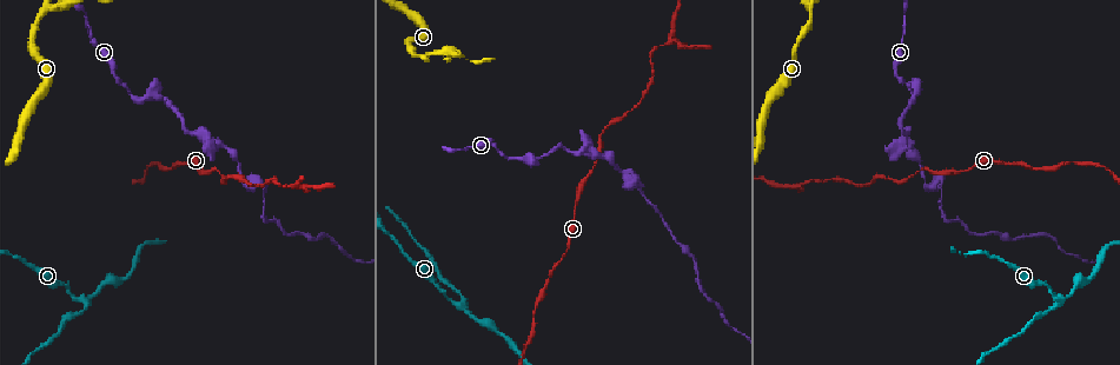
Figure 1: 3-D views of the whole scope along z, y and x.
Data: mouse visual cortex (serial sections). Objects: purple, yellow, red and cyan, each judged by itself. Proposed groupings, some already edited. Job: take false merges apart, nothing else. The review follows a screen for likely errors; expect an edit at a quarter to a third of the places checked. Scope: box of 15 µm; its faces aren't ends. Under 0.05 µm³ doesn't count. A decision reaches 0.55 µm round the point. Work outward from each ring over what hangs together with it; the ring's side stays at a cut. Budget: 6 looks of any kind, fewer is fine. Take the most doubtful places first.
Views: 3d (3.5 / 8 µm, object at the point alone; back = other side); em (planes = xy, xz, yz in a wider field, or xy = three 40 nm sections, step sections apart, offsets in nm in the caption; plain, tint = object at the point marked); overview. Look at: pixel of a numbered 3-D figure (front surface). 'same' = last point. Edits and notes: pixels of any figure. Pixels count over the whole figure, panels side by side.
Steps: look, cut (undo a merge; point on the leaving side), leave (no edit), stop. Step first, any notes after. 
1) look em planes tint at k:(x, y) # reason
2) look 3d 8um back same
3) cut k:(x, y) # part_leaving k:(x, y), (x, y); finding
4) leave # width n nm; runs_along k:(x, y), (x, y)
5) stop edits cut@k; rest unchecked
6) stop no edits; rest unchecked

look 3d 3.5um back at 1:(811, 19) # arms run side by side

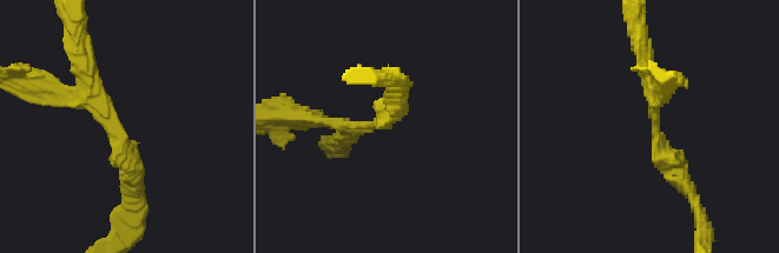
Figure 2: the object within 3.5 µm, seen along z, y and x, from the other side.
look em xy step 5 tint at 2:(656, 123) # arms 3; arm_widths 150, 200, 300 nm

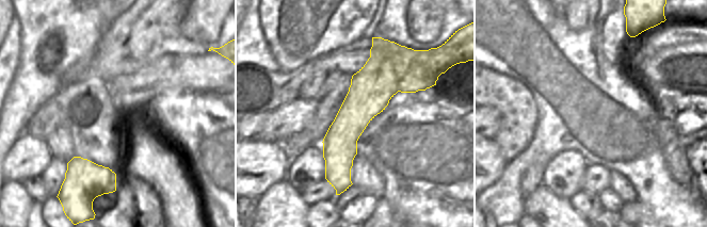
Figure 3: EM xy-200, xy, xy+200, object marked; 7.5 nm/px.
leave # runs_along 3:(376, 48), (341, 184); continuous, no second cell

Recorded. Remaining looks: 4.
look 3d 8um at 1:(530, 159) # branch point

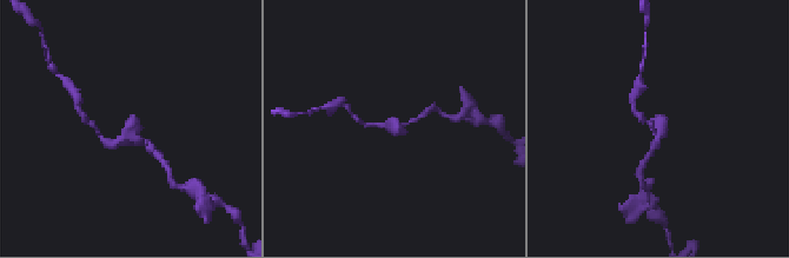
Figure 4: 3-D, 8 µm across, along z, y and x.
look 3d 3.5um at 4:(658, 132)

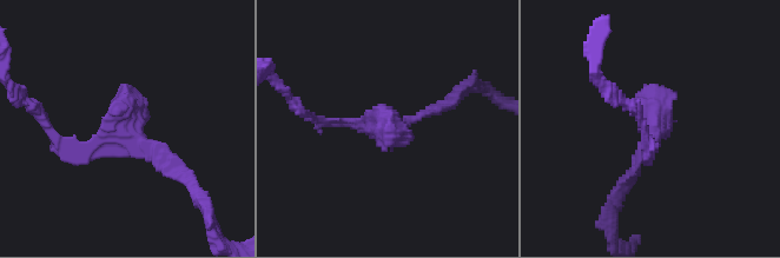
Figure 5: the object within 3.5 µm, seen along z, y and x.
look em xy step 5 tint at 5:(118, 132) # shape alone is not enough

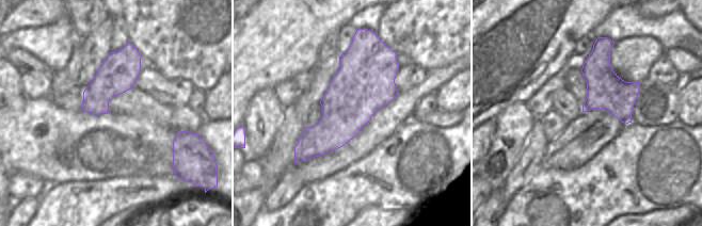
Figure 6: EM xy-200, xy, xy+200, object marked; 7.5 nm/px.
leave # runs_along 5:(52, 131), (179, 171); continuous, no second cell

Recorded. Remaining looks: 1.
stop no edits; rest unchecked

